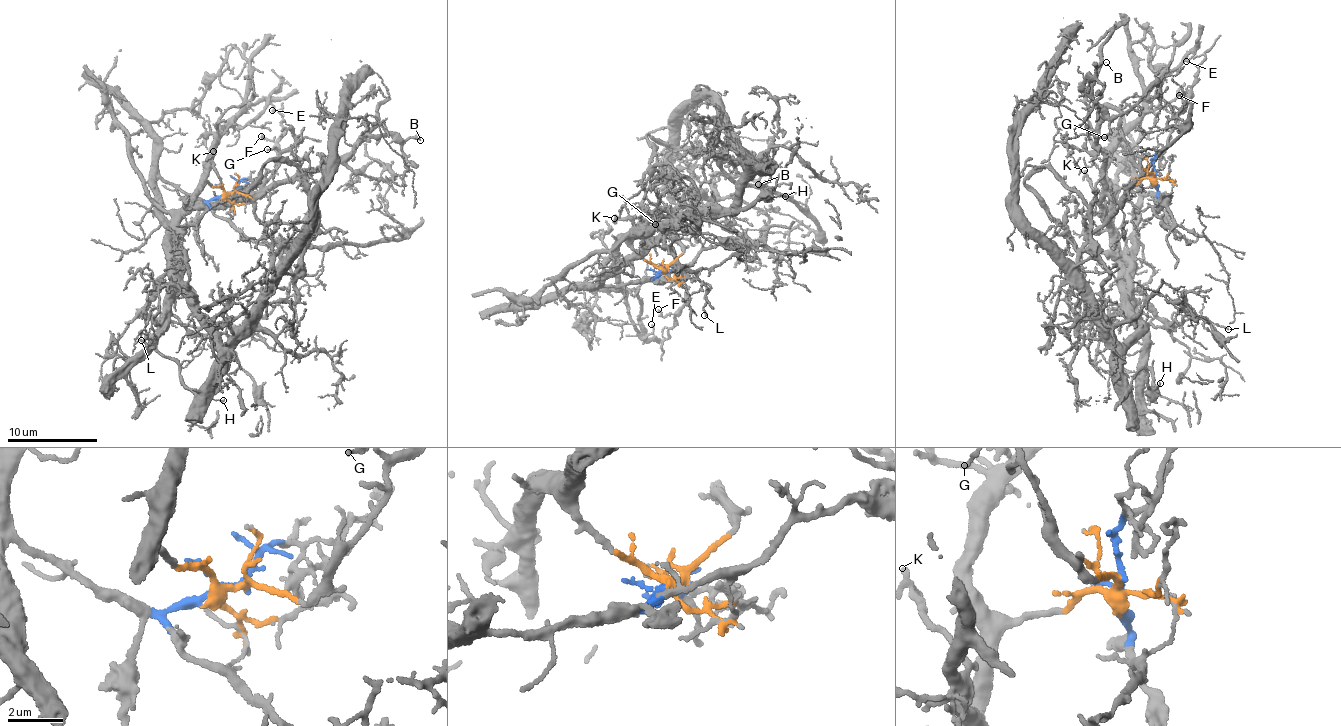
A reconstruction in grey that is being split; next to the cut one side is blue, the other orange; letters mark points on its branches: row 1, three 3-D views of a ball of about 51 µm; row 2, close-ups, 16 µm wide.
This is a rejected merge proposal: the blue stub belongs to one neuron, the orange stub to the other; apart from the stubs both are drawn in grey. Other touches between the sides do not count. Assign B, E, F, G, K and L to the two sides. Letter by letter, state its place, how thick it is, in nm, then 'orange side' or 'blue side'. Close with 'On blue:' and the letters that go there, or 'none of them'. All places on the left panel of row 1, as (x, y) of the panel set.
B: place (420, 140); calibre 100 nm; orange side
E: place (272, 110); calibre 140 nm; orange side
F: place (261, 136); calibre 170 nm; blue side
G: place (267, 149); calibre 120 nm; orange side
K: place (213, 151); calibre 160 nm; orange side
L: place (141, 340); calibre 130 nm; orange side
On blue: F

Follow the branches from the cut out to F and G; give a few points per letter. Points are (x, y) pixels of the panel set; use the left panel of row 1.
F: (228, 193), (246, 178), (257, 187), (263, 176), (275, 168), (276, 143), (261, 136)
G: (228, 193), (257, 194), (280, 158), (278, 148), (267, 150)

